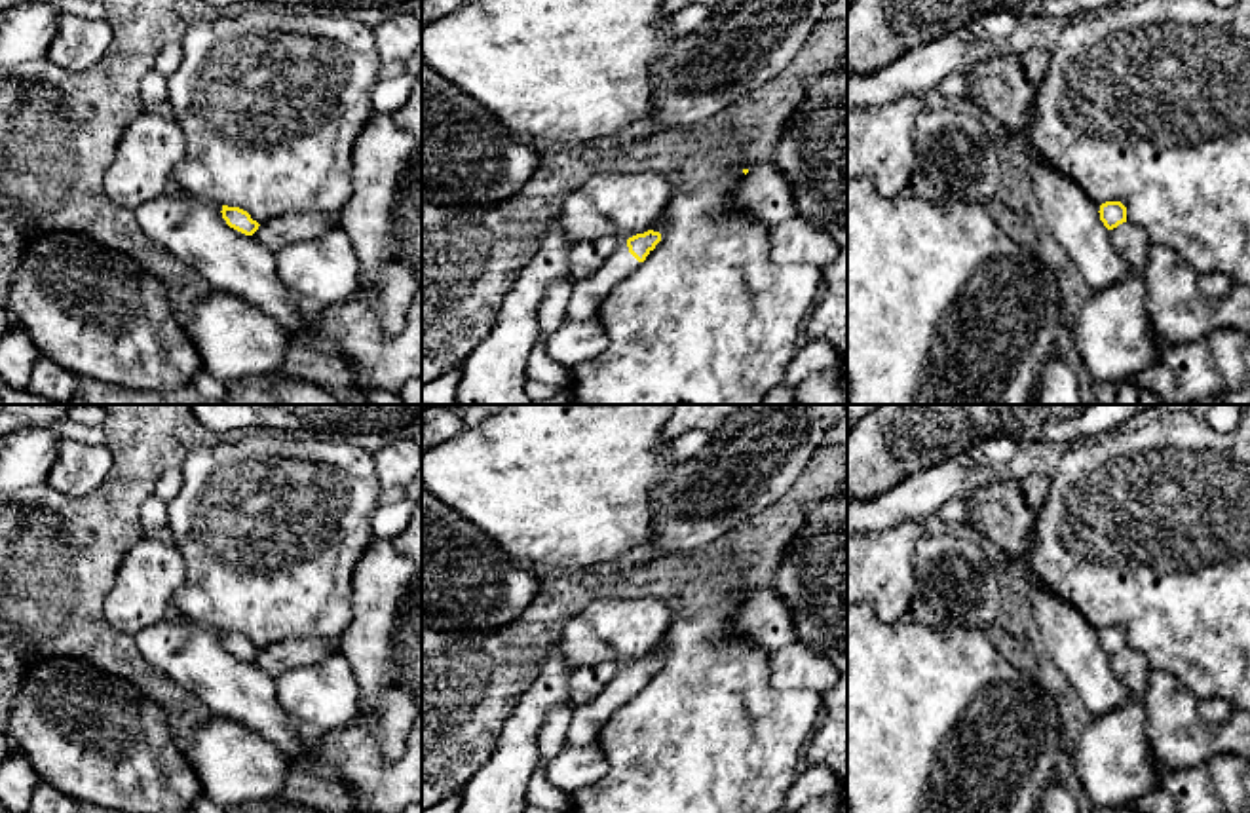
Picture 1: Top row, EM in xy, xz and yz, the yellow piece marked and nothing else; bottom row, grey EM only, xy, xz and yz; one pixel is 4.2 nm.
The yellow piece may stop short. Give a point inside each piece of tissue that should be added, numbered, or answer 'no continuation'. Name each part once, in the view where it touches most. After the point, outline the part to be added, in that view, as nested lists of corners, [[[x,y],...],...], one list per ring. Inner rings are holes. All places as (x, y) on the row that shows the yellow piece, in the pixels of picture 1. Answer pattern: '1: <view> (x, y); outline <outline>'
1: xz (586, 299); outline [[[619,239],[614,255],[593,275],[574,281],[566,319],[587,321],[598,313],[600,302],[614,285],[625,279],[640,262],[629,253],[627,239]]]

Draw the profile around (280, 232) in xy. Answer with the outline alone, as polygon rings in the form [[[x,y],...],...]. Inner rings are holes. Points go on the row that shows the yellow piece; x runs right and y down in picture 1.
[[[289,213],[275,217],[258,226],[253,237],[266,249],[277,253],[289,245],[315,237],[340,222],[340,213],[321,215],[321,213]]]

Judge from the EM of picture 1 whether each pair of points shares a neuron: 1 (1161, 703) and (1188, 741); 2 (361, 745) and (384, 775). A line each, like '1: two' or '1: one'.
1: one
2: one

